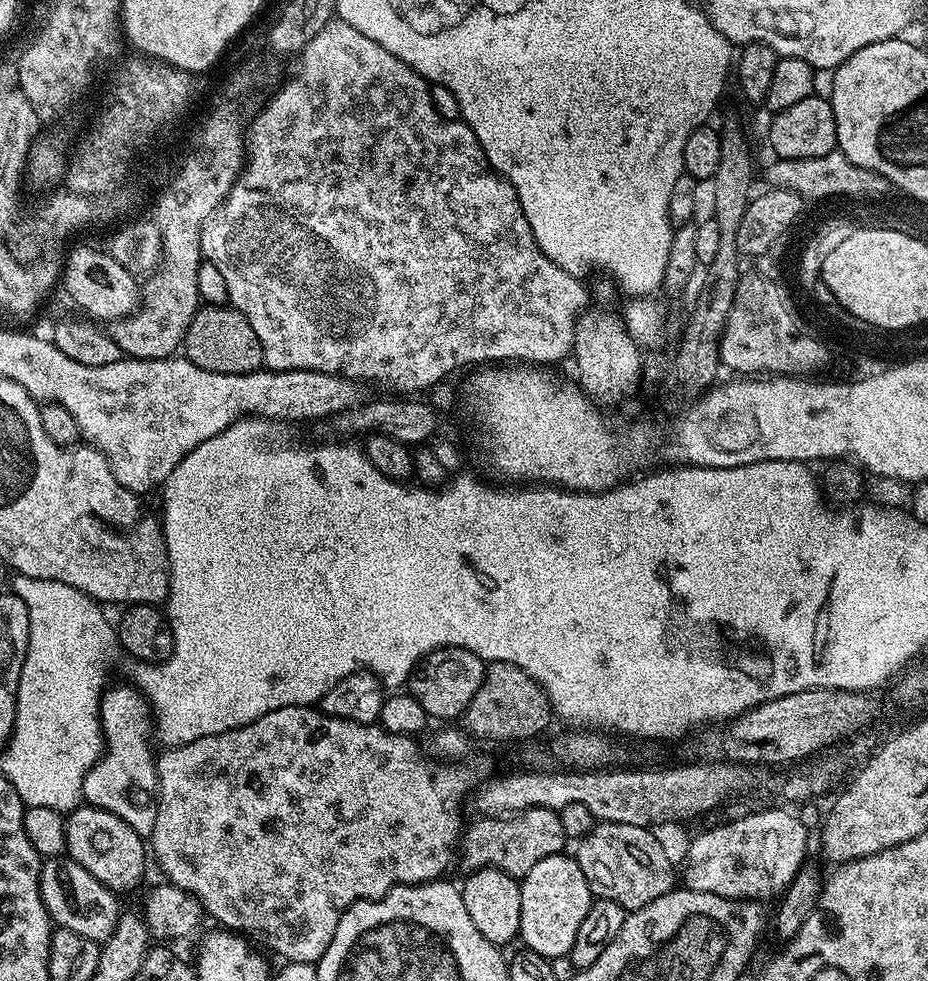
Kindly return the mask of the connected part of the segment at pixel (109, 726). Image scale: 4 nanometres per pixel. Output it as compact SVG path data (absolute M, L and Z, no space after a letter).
M125 682L117 688L105 687L100 698L100 729L104 731L104 751L84 779L83 799L93 808L110 810L118 814L122 822L134 826L134 830L145 838L151 837L156 817L156 756L152 752L151 740L154 740L154 721L152 709L148 707L146 697L131 683Z

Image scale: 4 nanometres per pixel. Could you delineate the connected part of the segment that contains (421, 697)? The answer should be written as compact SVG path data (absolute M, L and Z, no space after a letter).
M439 648L417 663L408 675L406 691L413 696L426 710L426 714L433 720L452 722L455 718L463 717L464 711L470 706L470 698L478 694L478 686L484 681L486 662L478 654L465 648Z

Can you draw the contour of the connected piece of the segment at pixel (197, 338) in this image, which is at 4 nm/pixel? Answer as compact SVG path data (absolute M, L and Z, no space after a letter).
M227 303L201 306L196 309L194 318L184 335L182 352L190 362L194 362L194 366L210 370L214 374L258 372L264 363L262 342L258 342L254 326L246 322L246 318L237 308Z

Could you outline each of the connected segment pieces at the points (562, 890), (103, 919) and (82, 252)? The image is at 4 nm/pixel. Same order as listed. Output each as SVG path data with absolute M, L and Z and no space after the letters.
M568 854L542 858L542 862L538 862L538 866L520 880L520 893L522 918L519 939L523 947L549 958L569 955L578 926L582 926L582 918L586 918L586 910L590 910L594 899L586 874L582 874L576 859Z
M65 854L45 859L40 865L40 893L42 902L56 928L74 930L74 934L82 934L82 938L90 938L103 942L110 938L114 926L120 921L122 907L117 893L107 888L86 866L74 862Z
M80 244L67 249L64 257L62 287L68 296L81 308L85 317L96 322L121 320L136 309L138 303L138 280L128 272L107 251L91 248L88 244Z

